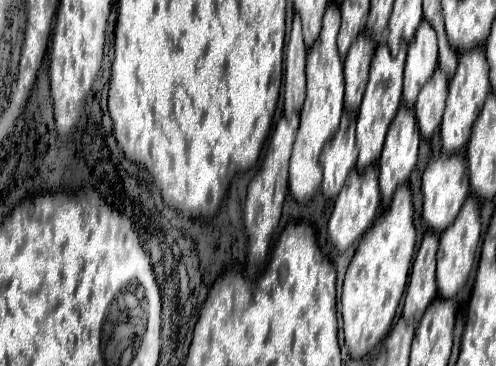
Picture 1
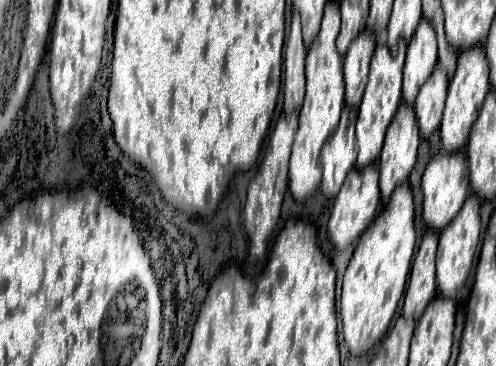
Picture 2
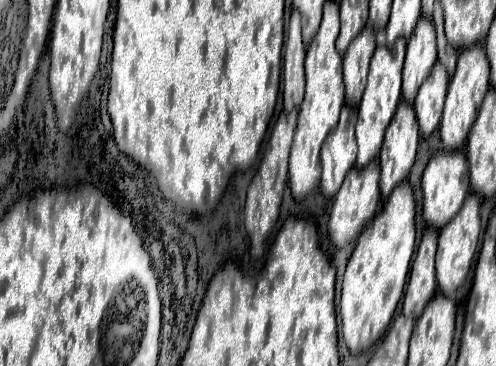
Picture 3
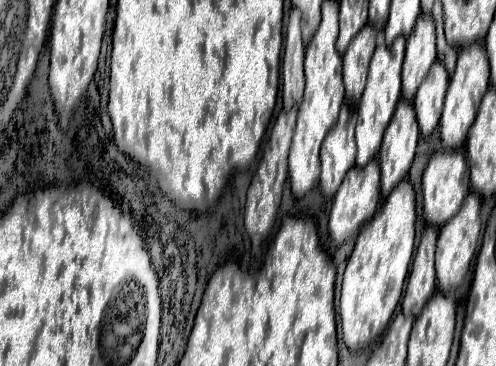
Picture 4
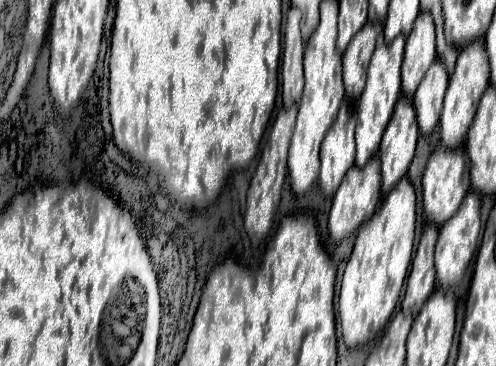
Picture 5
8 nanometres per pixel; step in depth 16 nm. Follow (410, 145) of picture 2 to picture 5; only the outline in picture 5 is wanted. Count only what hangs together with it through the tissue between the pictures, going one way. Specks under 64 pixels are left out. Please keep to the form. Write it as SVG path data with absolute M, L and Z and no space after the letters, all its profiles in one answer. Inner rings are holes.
M400 96L396 102L396 112L388 122L384 132L378 156L382 164L382 192L388 194L392 186L406 176L408 166L414 156L418 140L418 122L416 110L410 98Z

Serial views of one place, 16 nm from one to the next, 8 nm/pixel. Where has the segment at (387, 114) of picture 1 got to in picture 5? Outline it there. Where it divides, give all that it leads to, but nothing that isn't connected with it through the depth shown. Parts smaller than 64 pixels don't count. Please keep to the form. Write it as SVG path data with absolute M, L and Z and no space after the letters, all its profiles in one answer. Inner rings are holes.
M396 36L392 44L378 44L370 66L368 66L368 78L366 88L358 102L358 126L356 126L356 166L362 168L370 156L378 152L384 128L392 116L394 104L400 96L400 64L402 64L402 52L404 52L404 36Z

